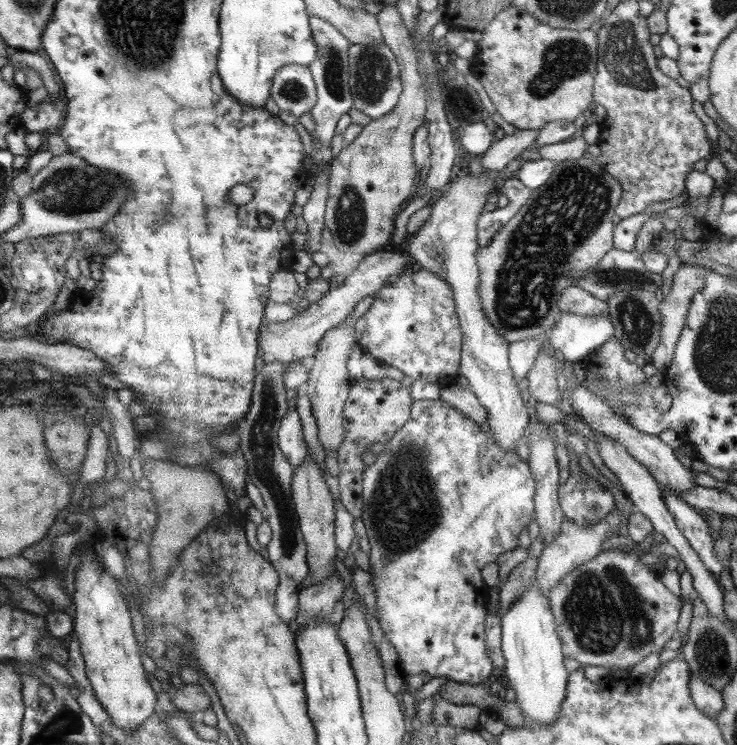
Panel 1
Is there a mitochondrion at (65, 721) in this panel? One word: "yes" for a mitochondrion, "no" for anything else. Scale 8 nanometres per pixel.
yes

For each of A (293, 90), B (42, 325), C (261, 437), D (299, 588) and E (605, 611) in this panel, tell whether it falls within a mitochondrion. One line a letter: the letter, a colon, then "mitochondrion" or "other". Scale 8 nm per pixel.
A: mitochondrion
B: other
C: mitochondrion
D: other
E: mitochondrion

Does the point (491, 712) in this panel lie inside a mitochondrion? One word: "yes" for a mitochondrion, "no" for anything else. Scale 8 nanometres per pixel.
no

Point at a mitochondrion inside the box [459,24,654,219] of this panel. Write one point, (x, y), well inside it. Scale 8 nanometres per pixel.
(569, 59)

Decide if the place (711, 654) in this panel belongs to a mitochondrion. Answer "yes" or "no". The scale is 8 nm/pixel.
yes

